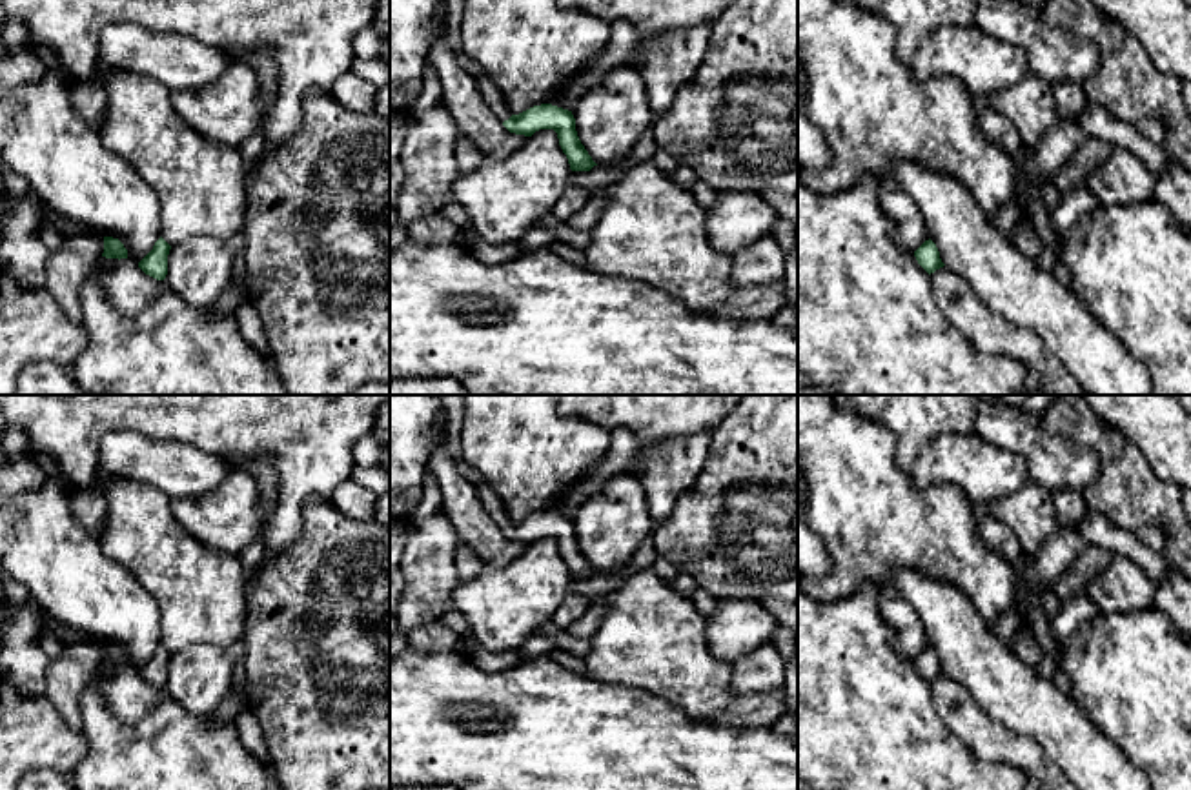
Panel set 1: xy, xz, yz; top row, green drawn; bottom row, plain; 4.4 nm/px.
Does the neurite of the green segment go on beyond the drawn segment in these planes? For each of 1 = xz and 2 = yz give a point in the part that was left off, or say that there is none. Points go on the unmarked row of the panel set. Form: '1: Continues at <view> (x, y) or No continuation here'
1: Continues at xz (454, 406)
2: No continuation here

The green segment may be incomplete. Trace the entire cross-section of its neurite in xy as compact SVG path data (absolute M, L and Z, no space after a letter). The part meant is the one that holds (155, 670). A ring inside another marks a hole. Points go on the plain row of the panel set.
M160 644L153 657L138 670L138 675L157 686L164 688L168 683L168 663L169 663L171 653Z

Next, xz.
M441 395L441 400L446 413L446 439L459 473L473 482L484 510L503 528L503 533L510 541L524 544L532 544L539 537L554 537L572 579L590 579L594 573L597 573L577 544L572 519L552 511L541 511L519 522L510 521L506 508L495 491L463 459L459 444L464 417L463 395Z

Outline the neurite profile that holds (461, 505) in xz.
M446 433L433 444L426 470L435 477L443 504L457 541L466 544L483 564L506 566L528 544L510 541L484 510L472 481L459 473Z

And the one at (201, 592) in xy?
M127 479L95 481L104 497L98 535L107 557L131 572L160 608L160 644L180 652L195 644L229 646L244 641L248 577L237 555L200 544L173 515L162 491Z

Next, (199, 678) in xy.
M244 641L229 646L195 644L171 653L166 694L197 717L211 717L233 690L233 668Z

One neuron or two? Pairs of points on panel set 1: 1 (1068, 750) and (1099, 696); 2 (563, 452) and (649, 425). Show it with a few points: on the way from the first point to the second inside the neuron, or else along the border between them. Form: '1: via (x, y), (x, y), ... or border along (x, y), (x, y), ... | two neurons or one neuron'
1: border along (1069, 692), (1079, 708), (1117, 747) | two neurons
2: border along (570, 415), (580, 415), (610, 430) | two neurons

